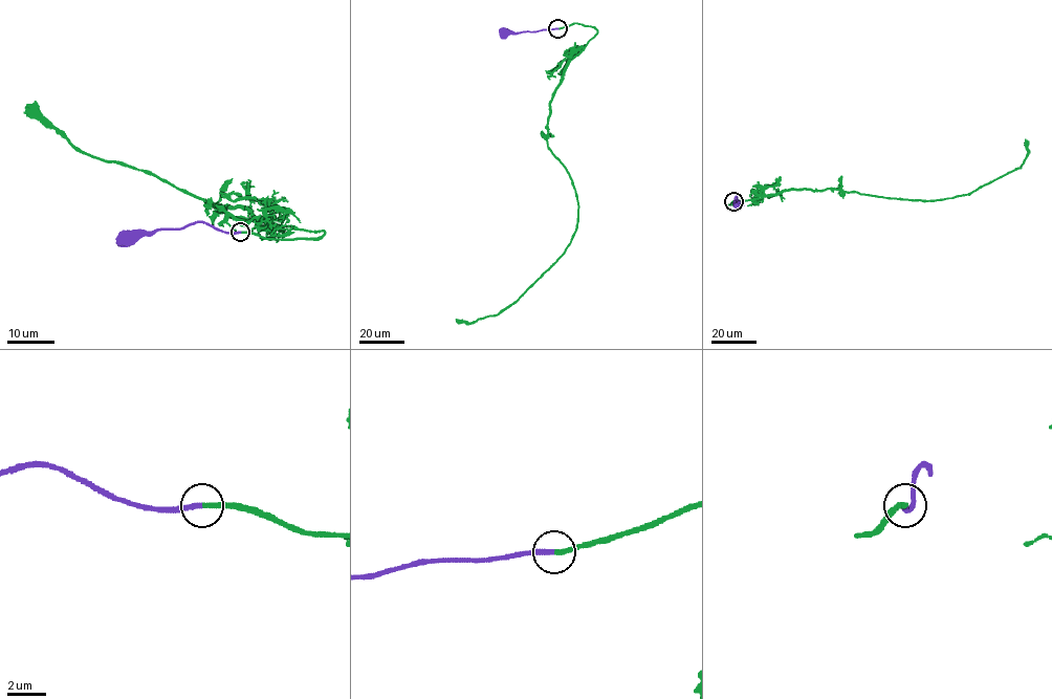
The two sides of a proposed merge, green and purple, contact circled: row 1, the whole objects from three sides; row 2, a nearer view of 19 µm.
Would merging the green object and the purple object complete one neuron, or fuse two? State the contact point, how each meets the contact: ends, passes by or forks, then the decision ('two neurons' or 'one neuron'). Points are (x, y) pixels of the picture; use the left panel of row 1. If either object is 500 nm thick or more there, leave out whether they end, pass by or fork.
place (240, 232); green ends; purple ends; one neuron

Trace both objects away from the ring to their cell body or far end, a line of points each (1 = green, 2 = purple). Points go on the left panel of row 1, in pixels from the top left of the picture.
1: (240, 232), (325, 232), (219, 213), (284, 230), (79, 151), (25, 108)
2: (240, 232), (224, 232), (204, 222), (192, 222), (179, 228), (148, 231), (127, 237)

